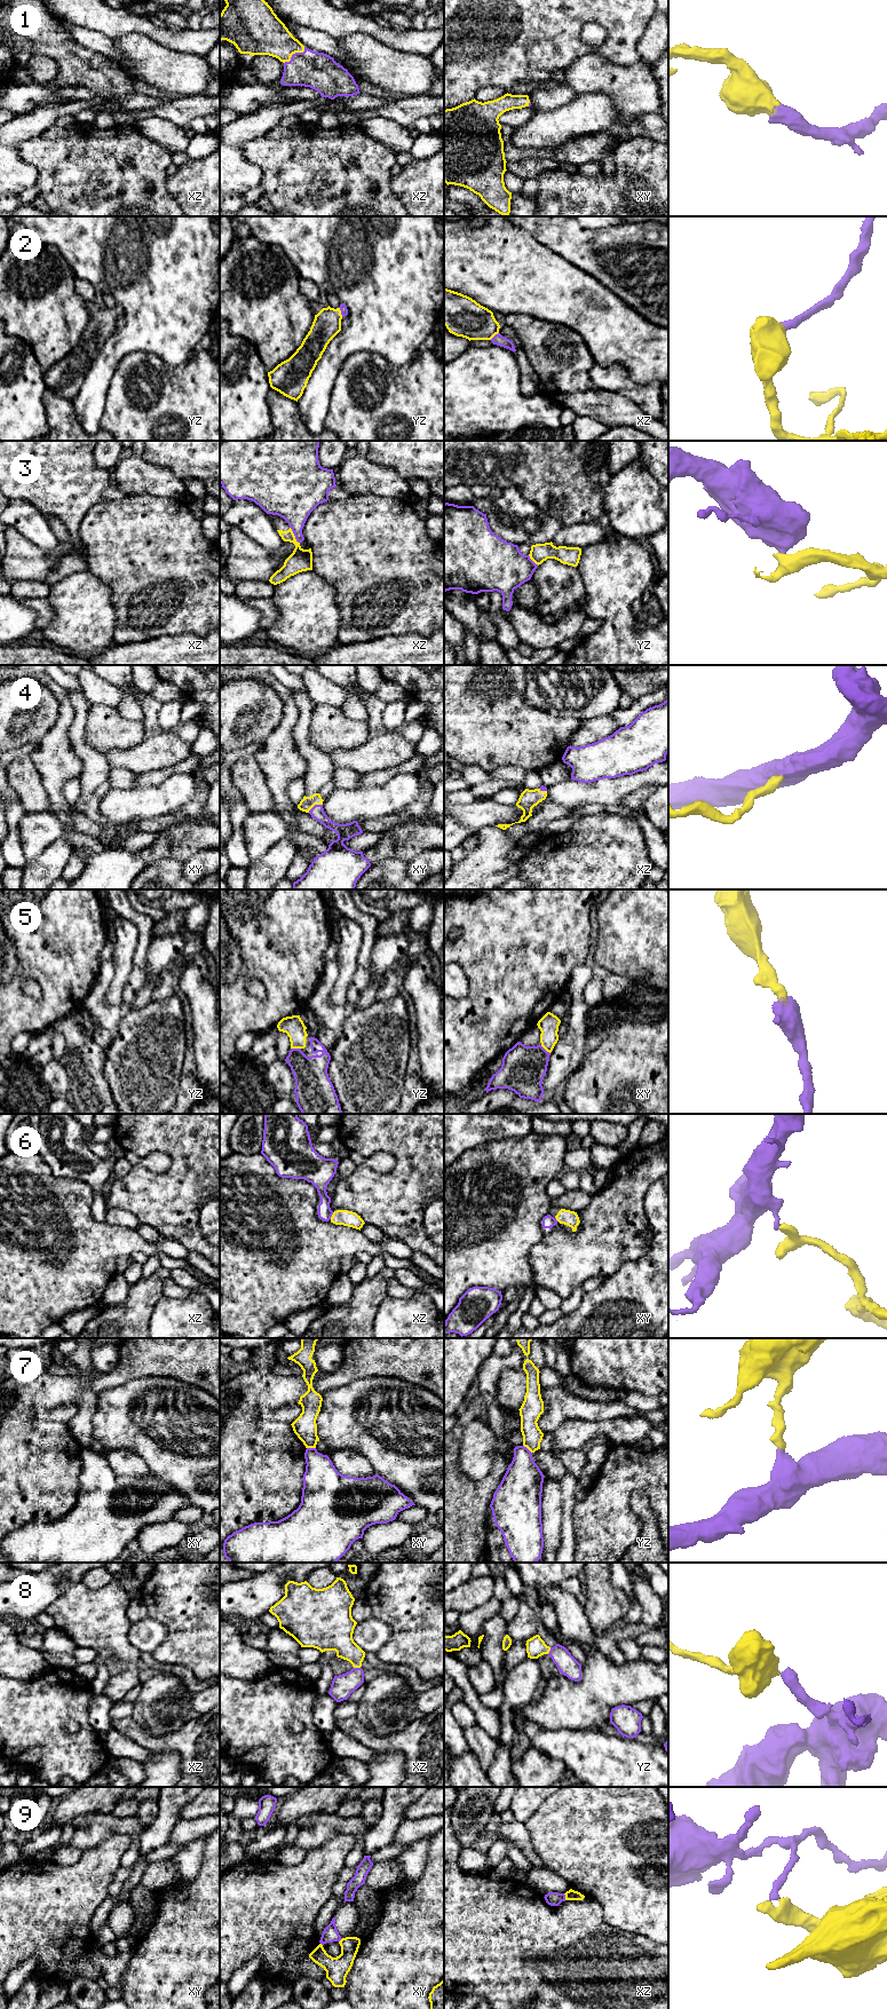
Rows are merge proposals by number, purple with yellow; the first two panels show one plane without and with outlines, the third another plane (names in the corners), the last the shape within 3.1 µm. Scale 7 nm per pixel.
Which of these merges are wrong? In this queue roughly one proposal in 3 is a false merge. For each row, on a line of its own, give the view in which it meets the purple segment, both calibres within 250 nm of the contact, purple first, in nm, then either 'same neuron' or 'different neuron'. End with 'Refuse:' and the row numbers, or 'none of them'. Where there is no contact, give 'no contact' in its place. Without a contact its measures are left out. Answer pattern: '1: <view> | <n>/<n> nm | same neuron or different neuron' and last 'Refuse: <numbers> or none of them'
1: xz | 260/280 nm | same neuron
2: yz | 50/190 nm | same neuron
3: xz | 300/160 nm | different neuron
4: xy | 100/90 nm | same neuron
5: yz | 240/150 nm | same neuron
6: xz | 100/110 nm | same neuron
7: xy | 260/170 nm | different neuron
8: xz | 160/190 nm | same neuron
9: xz | 100/80 nm | different neuron
Refuse: 3, 7, 9

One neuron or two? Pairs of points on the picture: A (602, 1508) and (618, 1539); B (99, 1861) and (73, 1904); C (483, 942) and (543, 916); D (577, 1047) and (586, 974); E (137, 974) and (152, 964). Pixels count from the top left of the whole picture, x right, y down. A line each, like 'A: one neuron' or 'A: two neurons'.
A: one neuron
B: one neuron
C: one neuron
D: one neuron
E: two neurons

